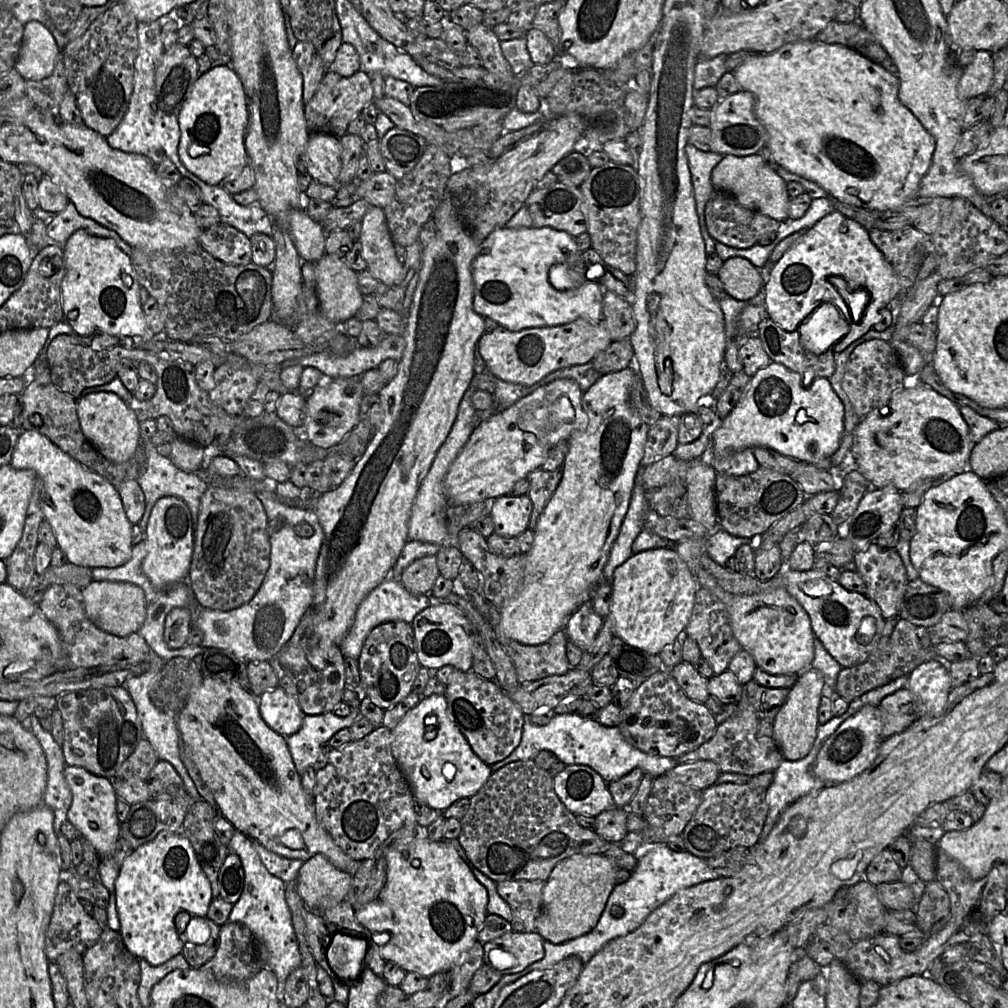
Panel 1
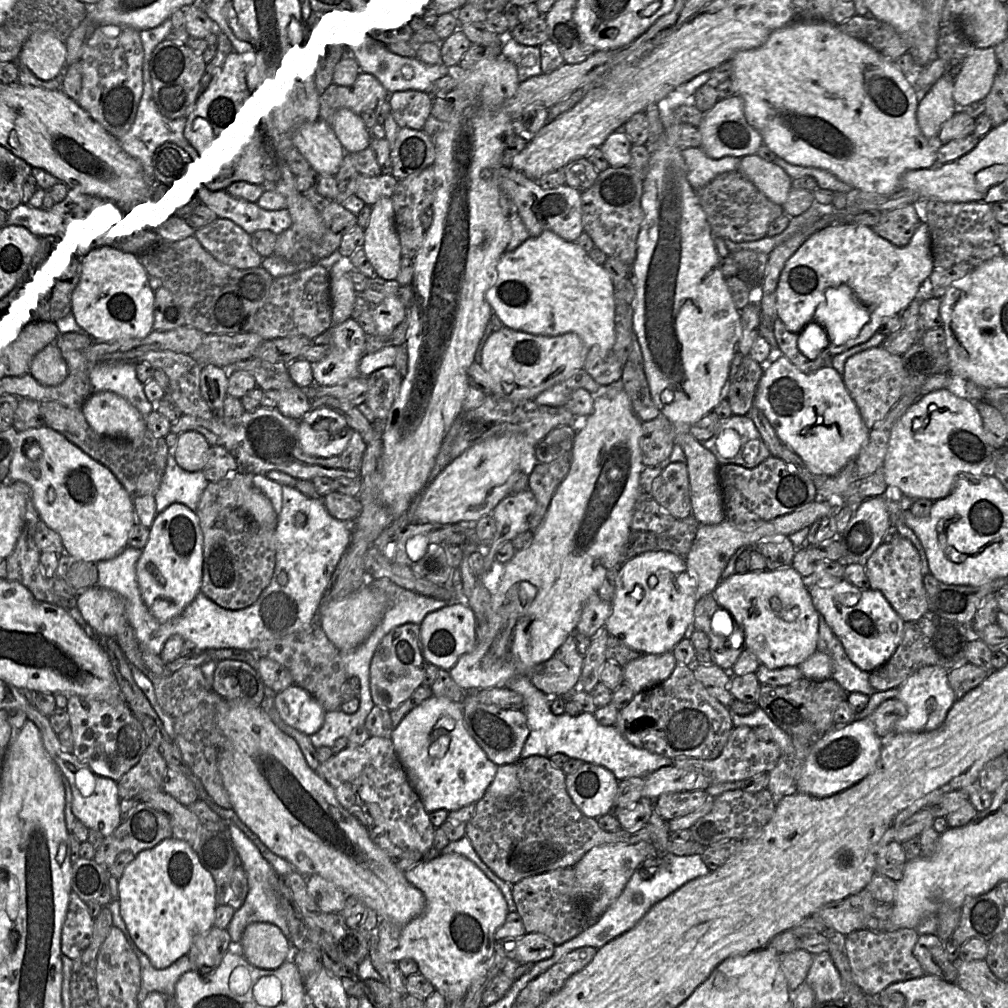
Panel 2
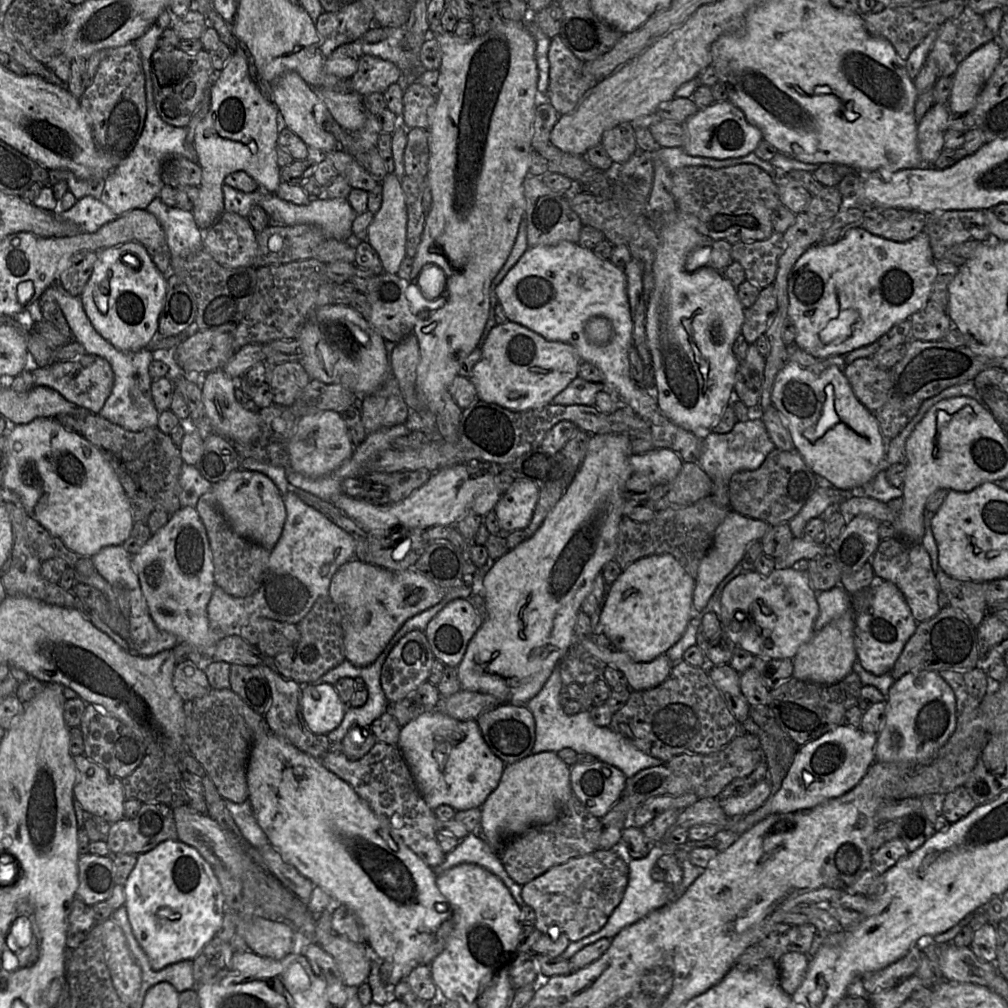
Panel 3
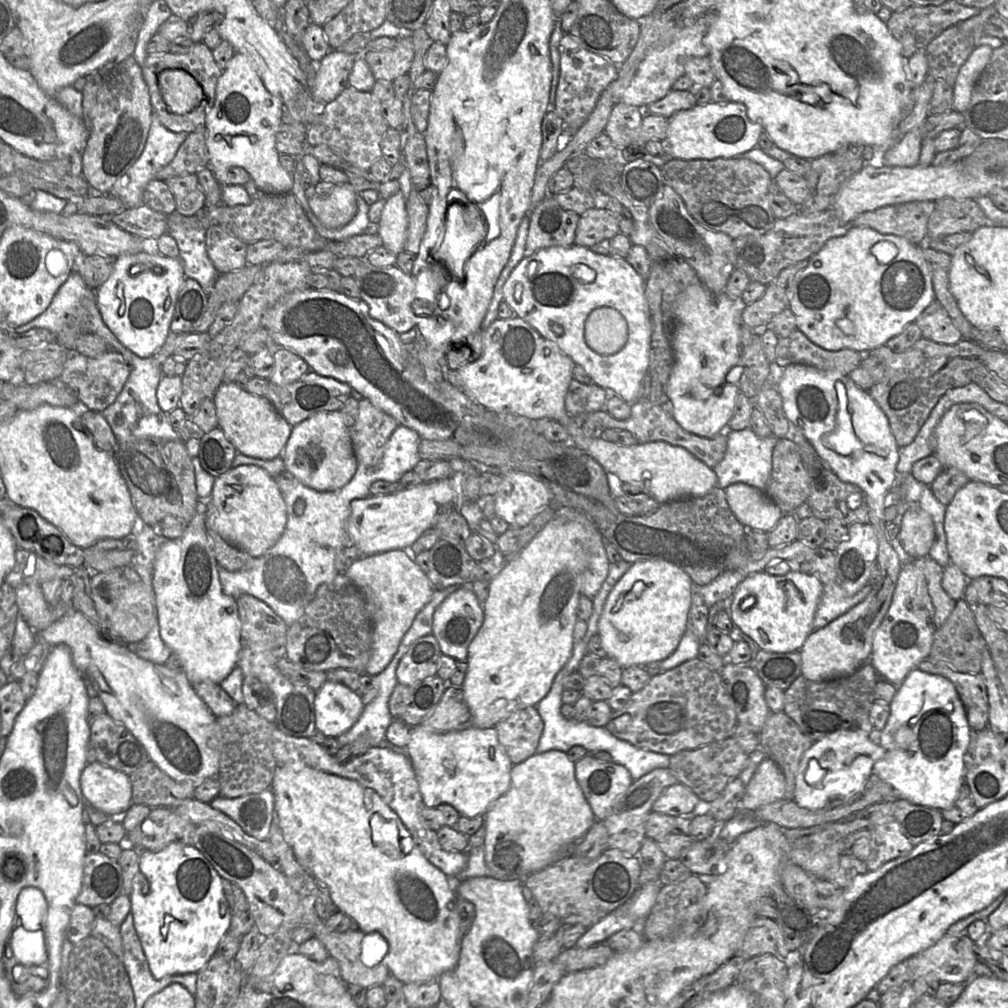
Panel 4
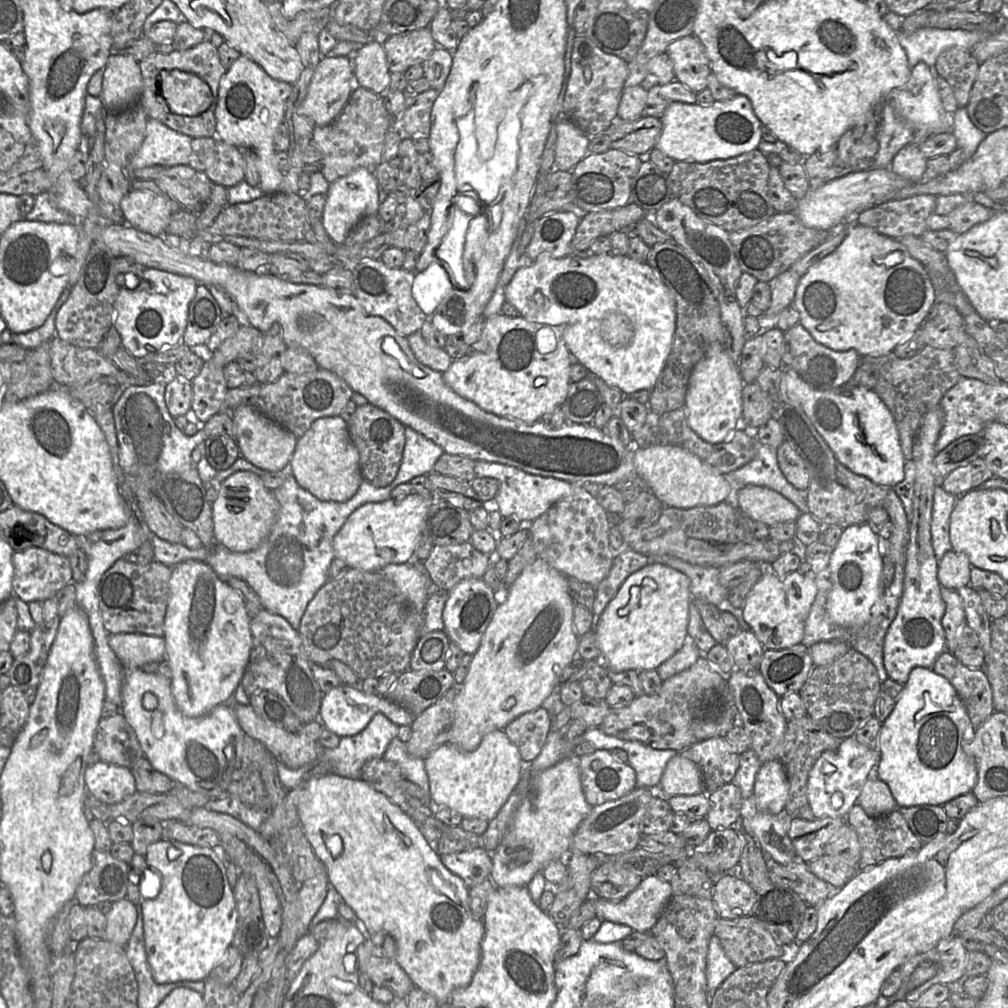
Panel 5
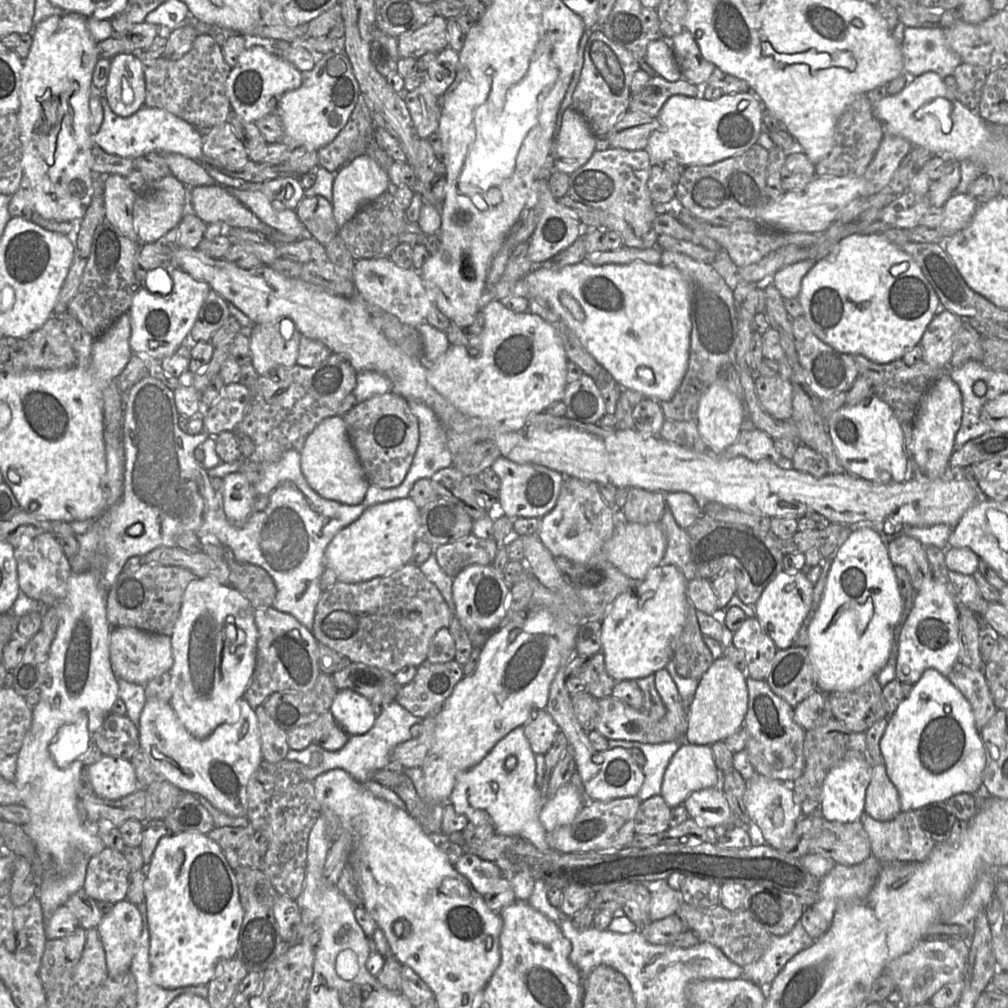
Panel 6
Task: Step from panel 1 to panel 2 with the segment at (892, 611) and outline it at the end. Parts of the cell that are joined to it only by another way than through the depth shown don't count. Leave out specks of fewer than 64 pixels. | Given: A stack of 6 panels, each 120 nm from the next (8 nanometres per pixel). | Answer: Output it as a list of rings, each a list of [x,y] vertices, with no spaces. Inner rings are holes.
[[[900,536],[890,543],[882,543],[867,559],[865,568],[869,579],[869,588],[881,591],[905,622],[917,620],[928,613],[920,555],[908,539]]]

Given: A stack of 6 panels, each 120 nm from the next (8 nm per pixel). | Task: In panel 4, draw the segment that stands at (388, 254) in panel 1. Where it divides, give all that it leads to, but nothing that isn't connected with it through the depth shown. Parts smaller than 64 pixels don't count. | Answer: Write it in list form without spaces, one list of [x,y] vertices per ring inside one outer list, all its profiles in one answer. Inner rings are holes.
[[[400,190],[386,200],[380,221],[375,227],[383,247],[397,256],[404,251],[408,214],[406,200]]]

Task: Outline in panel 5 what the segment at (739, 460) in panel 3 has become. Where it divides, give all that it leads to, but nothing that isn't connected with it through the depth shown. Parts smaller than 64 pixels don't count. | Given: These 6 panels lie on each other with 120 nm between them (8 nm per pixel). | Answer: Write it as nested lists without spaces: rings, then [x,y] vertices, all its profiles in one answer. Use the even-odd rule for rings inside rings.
[[[758,440],[755,442],[755,450],[755,457],[750,462],[725,476],[733,488],[733,493],[748,484],[765,486],[783,495],[797,506],[801,513],[809,512],[807,490],[798,490],[786,480],[778,465],[777,450]]]

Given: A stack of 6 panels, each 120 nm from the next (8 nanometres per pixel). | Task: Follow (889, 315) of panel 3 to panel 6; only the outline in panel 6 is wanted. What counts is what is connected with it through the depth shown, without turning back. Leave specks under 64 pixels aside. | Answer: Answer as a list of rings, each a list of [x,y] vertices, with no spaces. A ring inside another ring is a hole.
[[[855,233],[842,239],[826,257],[818,260],[813,268],[803,278],[798,299],[803,308],[803,316],[814,334],[820,340],[840,353],[863,355],[878,364],[886,364],[895,360],[901,360],[907,352],[909,352],[916,345],[920,344],[920,340],[927,326],[935,314],[942,309],[938,296],[913,258],[908,253],[904,252],[901,247],[893,244],[886,237],[877,234]],[[901,262],[908,263],[907,270],[899,275],[893,276],[889,272],[890,267]]]

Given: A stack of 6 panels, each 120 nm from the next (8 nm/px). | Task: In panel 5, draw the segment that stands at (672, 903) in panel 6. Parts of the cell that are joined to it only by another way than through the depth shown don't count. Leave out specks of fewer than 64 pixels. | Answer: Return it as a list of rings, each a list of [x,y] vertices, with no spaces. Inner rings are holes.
[[[650,875],[626,898],[619,901],[589,897],[597,918],[621,923],[640,932],[649,931],[657,922],[666,904],[674,895],[669,882]]]

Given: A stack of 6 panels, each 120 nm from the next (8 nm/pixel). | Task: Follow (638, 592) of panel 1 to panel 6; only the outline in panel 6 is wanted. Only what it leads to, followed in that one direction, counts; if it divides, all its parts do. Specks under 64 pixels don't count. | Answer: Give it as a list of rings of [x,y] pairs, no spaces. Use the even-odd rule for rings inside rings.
[[[658,565],[632,591],[614,600],[601,621],[601,651],[606,671],[616,682],[637,680],[665,669],[685,624],[687,583],[677,567]]]

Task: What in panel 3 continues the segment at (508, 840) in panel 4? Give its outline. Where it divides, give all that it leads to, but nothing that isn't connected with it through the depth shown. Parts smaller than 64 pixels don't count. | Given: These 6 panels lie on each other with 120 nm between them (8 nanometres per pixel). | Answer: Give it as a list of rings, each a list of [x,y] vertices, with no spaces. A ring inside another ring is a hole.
[[[552,751],[530,754],[517,762],[507,764],[497,788],[481,806],[481,836],[498,851],[508,839],[534,826],[553,822],[572,795],[570,773],[571,767]]]

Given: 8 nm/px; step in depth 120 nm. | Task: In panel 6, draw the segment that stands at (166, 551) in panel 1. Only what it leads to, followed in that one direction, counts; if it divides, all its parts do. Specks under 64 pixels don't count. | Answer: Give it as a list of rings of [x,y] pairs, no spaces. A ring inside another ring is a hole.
[[[211,577],[196,578],[192,580],[186,587],[179,616],[173,627],[171,638],[171,647],[173,655],[173,665],[170,670],[171,674],[171,707],[175,711],[185,728],[196,738],[203,739],[208,737],[219,725],[225,722],[235,722],[239,715],[238,701],[244,697],[245,691],[252,678],[256,664],[256,650],[258,631],[254,621],[254,609],[247,598],[245,598],[232,585],[227,586],[218,582]]]

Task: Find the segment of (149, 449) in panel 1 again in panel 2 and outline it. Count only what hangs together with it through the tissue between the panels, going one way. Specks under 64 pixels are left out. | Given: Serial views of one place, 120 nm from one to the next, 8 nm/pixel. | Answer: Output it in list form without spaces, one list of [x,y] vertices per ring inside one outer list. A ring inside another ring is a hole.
[[[169,452],[161,484],[154,495],[156,513],[163,512],[173,503],[184,504],[196,513],[200,498],[209,483],[202,471],[183,470]]]

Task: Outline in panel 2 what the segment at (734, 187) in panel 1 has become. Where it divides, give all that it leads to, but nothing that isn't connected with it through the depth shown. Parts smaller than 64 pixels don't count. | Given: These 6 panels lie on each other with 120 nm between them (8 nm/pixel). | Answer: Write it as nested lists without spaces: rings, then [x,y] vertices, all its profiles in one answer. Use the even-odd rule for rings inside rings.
[[[752,154],[740,158],[738,172],[775,204],[786,202],[792,178],[781,167]]]

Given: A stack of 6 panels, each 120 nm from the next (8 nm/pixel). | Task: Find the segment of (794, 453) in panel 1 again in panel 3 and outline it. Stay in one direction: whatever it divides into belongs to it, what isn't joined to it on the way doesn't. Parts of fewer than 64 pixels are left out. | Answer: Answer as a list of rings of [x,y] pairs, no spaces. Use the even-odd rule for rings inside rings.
[[[786,362],[775,378],[771,402],[784,418],[795,449],[815,475],[824,477],[836,488],[851,490],[863,487],[879,473],[878,466],[886,453],[886,440],[876,415],[858,400],[838,366],[815,372],[797,362]]]

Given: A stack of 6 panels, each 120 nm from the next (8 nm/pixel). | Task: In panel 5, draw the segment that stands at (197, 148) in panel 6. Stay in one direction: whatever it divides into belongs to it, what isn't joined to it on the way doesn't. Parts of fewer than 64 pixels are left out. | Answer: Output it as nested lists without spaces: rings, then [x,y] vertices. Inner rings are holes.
[[[148,118],[144,140],[140,148],[130,157],[127,174],[132,179],[131,172],[138,168],[188,164],[192,139],[154,118]]]

